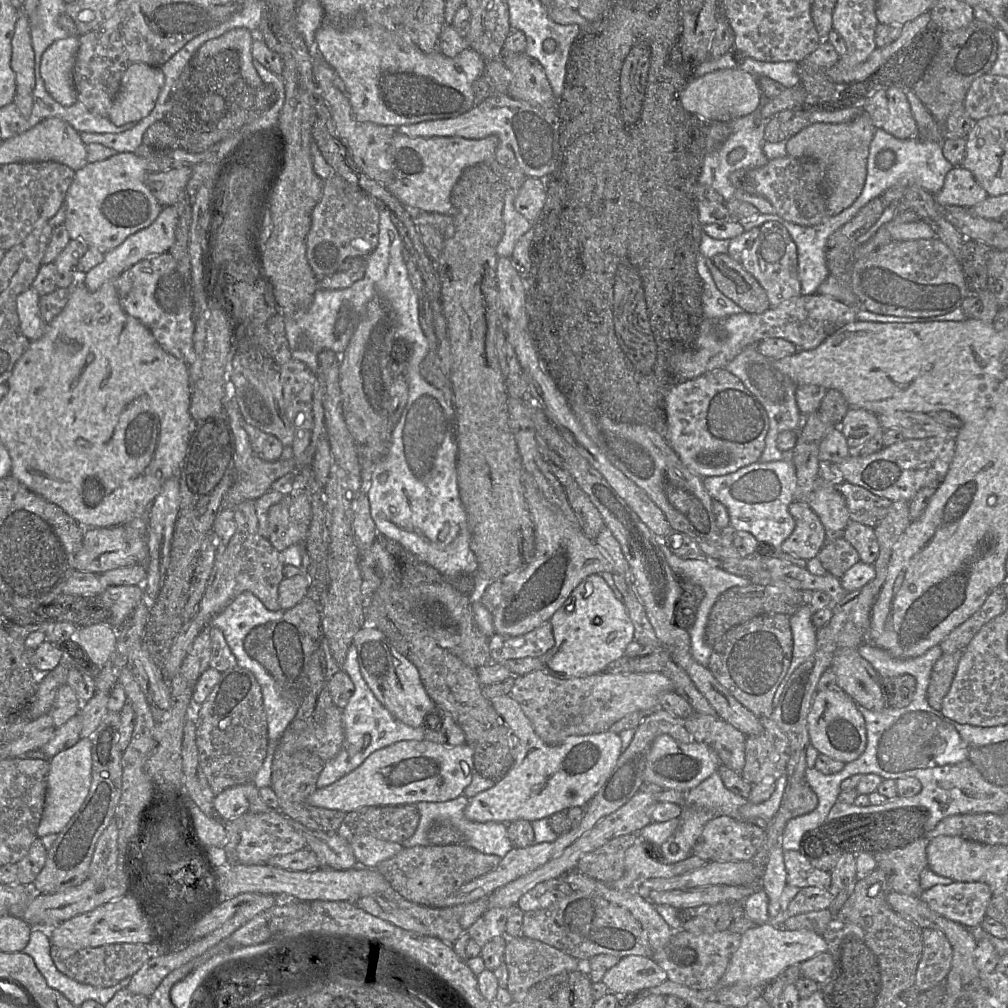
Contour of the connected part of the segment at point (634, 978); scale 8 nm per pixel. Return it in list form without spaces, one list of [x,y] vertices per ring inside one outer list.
[[[630,955],[610,968],[602,982],[611,993],[625,995],[656,987],[666,980],[666,972],[651,957]]]

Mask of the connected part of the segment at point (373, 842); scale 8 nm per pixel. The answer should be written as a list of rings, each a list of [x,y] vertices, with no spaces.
[[[371,835],[354,837],[350,842],[358,866],[376,868],[377,865],[398,854],[404,847],[400,843],[381,840]]]

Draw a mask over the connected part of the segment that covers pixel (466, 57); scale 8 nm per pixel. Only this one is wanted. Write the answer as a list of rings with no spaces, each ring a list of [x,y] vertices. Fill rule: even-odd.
[[[323,22],[315,34],[315,49],[327,64],[336,72],[345,85],[345,94],[347,95],[353,114],[358,121],[373,122],[375,124],[393,127],[415,124],[419,122],[438,120],[457,117],[474,106],[474,82],[482,76],[485,62],[482,56],[471,48],[463,50],[455,57],[447,57],[436,51],[433,53],[424,53],[410,39],[410,37],[401,28],[388,29],[380,23],[348,23],[344,27],[335,27],[327,22]]]

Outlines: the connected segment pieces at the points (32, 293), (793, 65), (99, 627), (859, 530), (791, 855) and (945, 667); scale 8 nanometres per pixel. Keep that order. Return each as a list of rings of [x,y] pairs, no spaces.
[[[31,287],[21,293],[16,301],[21,332],[30,341],[41,338],[48,325],[40,314],[39,300],[40,295]]]
[[[738,54],[738,69],[750,73],[755,79],[771,78],[786,88],[800,85],[797,62],[766,62]]]
[[[97,623],[79,628],[76,638],[89,661],[103,667],[115,649],[118,632],[109,623]]]
[[[850,521],[843,531],[842,538],[856,549],[861,562],[875,563],[879,554],[879,544],[872,527]]]
[[[784,850],[783,858],[787,872],[787,885],[800,889],[805,887],[831,888],[830,872],[813,867],[800,852]]]
[[[962,649],[951,654],[943,654],[933,665],[927,689],[927,702],[939,712],[943,698],[949,692],[963,653]]]

